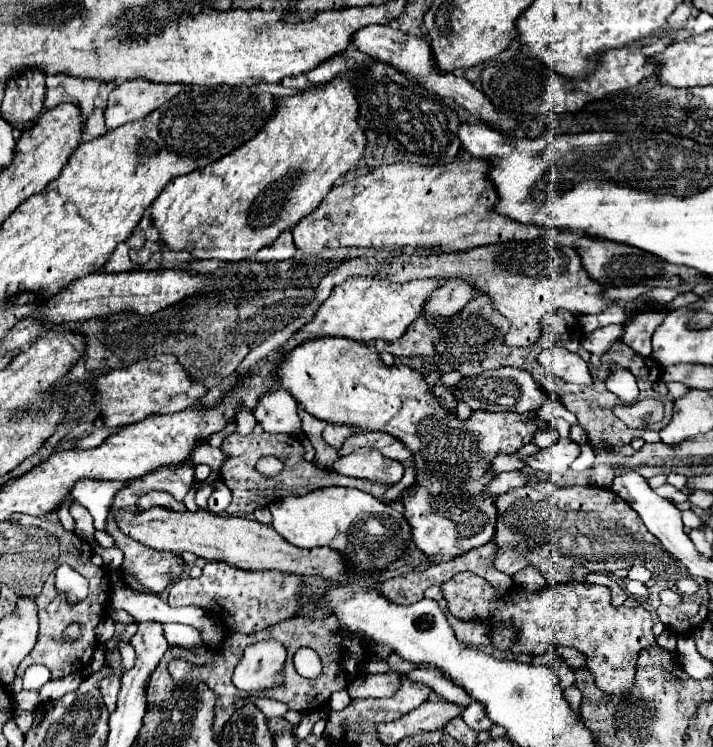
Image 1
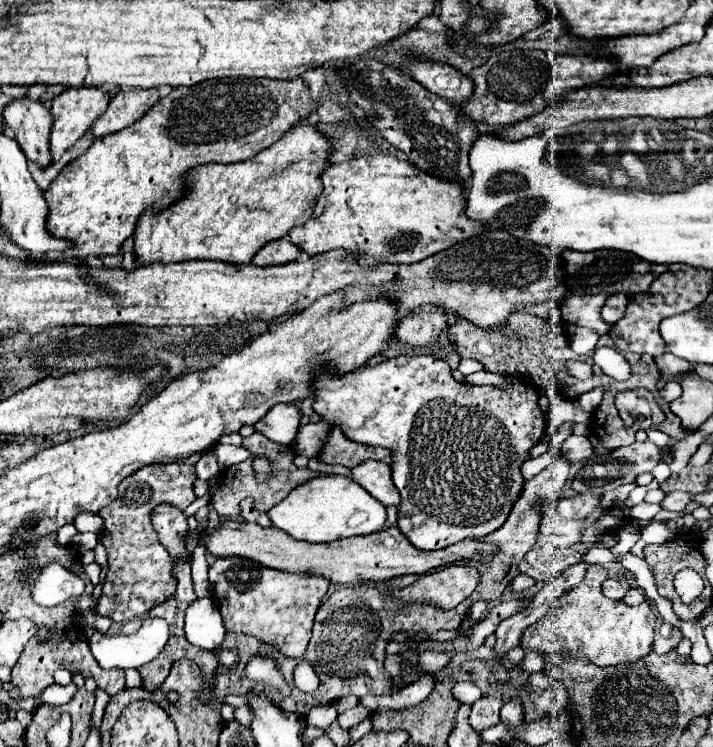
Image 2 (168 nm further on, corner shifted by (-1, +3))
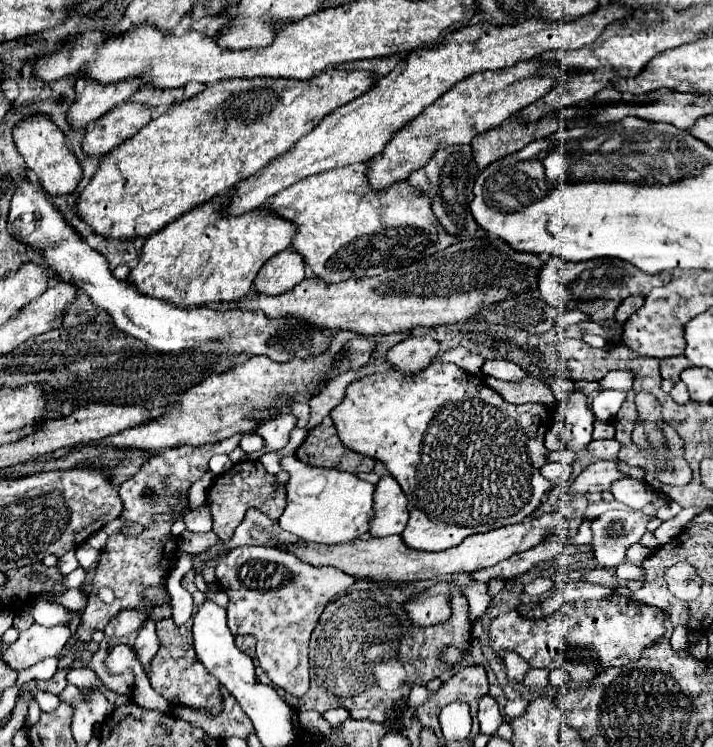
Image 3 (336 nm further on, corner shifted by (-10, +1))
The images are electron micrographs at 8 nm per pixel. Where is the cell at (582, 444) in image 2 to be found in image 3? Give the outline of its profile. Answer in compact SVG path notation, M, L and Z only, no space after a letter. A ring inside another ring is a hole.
M594 440L588 444L590 454L594 454L594 458L598 460L610 460L610 458L618 458L618 450L620 450L620 442L618 440Z

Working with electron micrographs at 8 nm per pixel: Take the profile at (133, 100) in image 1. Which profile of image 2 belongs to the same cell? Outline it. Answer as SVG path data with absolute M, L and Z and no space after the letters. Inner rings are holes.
M149 88L149 90L119 90L101 114L95 124L93 124L93 134L107 136L109 132L119 132L125 126L131 126L135 120L139 120L153 104L159 100L159 90Z

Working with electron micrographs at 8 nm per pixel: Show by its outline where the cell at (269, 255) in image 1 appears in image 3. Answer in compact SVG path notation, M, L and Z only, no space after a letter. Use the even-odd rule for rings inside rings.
M284 250L272 256L260 268L254 280L254 290L262 290L262 294L284 294L304 278L306 278L306 264L302 256L294 254L292 250Z

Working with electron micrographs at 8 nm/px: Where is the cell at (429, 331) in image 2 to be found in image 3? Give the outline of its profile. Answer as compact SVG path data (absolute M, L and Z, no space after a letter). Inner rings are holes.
M408 336L404 342L392 346L386 362L400 374L416 374L426 370L440 352L440 344L428 336Z

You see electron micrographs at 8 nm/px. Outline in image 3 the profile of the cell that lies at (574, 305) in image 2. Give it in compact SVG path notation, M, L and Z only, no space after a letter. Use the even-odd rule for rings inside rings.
M568 310L557 317L555 325L568 328L572 325L584 322L584 320L588 320L588 316L586 316L584 312L578 312L578 310Z

